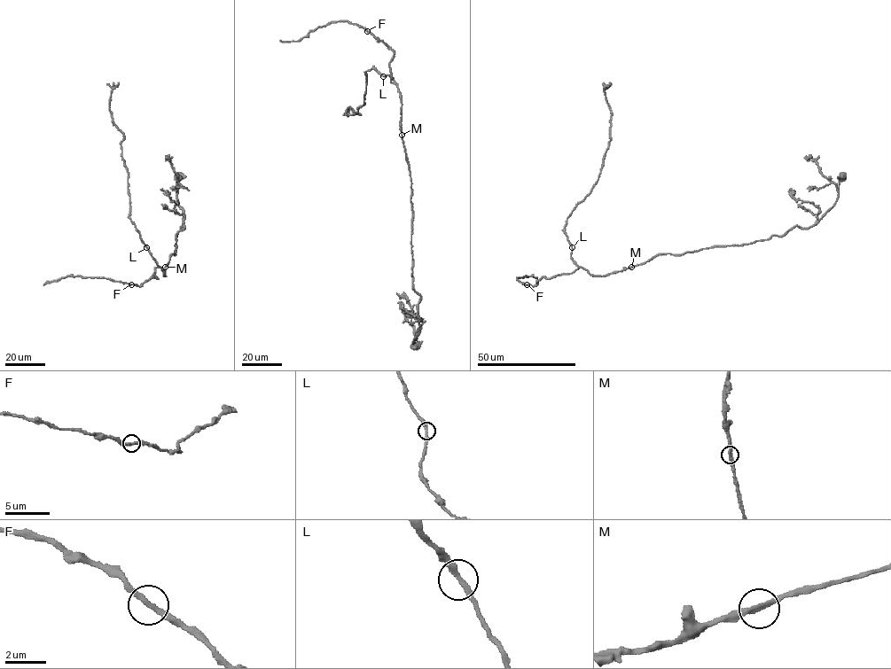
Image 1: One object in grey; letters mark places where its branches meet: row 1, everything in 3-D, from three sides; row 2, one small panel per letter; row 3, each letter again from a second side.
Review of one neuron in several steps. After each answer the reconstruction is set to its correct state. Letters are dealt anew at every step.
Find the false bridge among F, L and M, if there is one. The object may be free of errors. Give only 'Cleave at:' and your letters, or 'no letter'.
Cleave at: no letter

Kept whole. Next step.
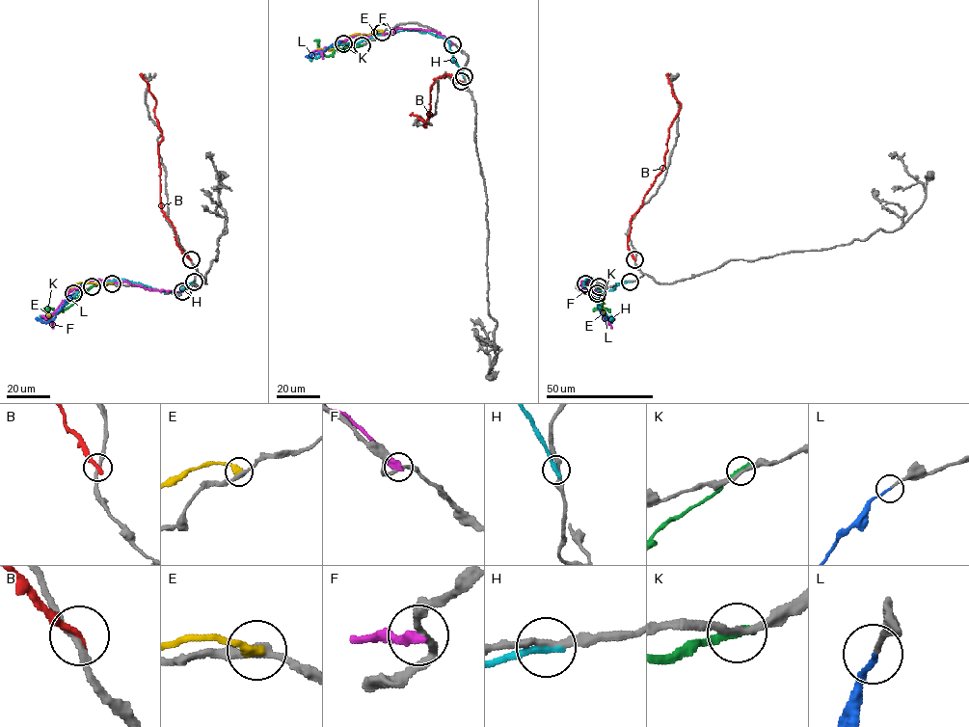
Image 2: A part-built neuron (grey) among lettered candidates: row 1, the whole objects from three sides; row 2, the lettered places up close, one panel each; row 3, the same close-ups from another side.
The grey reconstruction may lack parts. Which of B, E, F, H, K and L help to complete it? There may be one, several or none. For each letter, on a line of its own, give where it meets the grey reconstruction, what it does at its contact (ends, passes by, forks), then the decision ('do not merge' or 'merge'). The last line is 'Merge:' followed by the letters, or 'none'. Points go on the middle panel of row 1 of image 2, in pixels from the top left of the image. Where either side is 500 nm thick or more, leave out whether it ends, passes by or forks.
B: (461, 81) | it ends | do not merge
E: (382, 32) | it ends | do not merge
F: (452, 44) | it ends | do not merge
H: (464, 76) | it ends | do not merge
K: (362, 45) | it ends | do not merge
L: (343, 43) | it ends | merge
Merge: L

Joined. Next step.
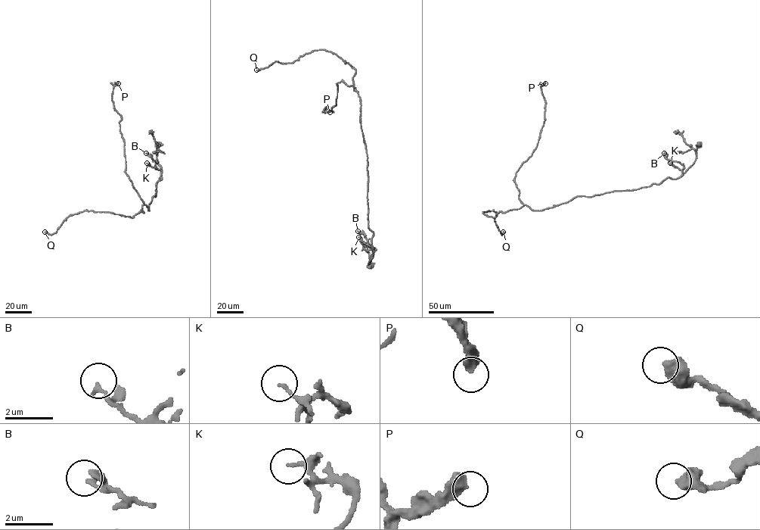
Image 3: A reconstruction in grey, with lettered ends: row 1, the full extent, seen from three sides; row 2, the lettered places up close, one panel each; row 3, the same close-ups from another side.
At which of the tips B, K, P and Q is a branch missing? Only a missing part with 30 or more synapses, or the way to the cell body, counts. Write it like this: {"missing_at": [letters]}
{"missing_at": []}

